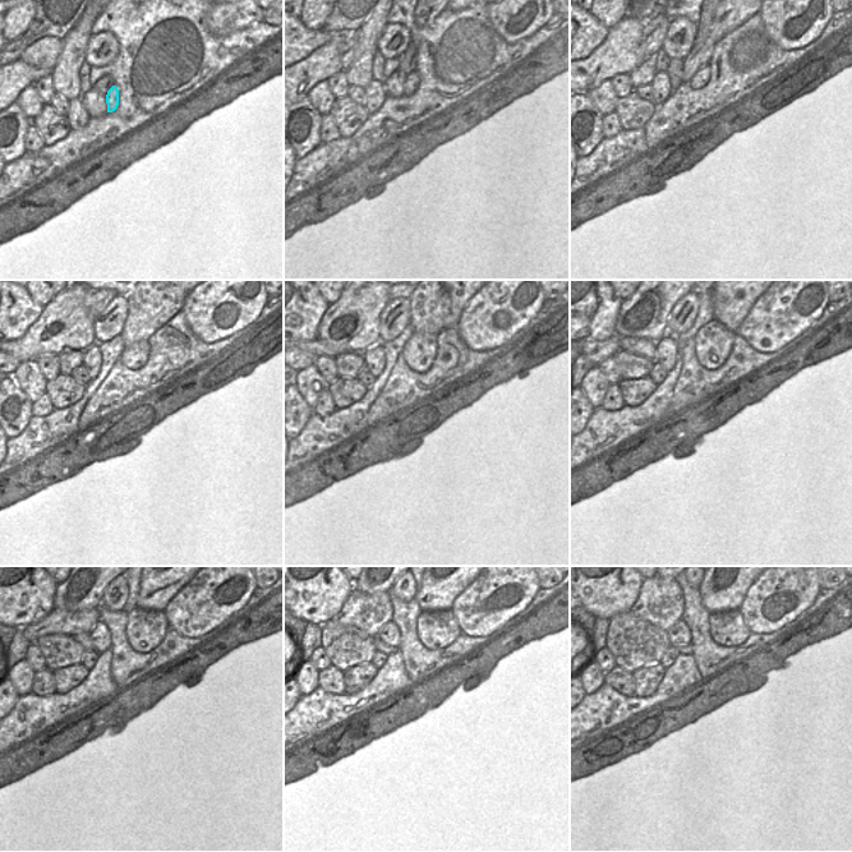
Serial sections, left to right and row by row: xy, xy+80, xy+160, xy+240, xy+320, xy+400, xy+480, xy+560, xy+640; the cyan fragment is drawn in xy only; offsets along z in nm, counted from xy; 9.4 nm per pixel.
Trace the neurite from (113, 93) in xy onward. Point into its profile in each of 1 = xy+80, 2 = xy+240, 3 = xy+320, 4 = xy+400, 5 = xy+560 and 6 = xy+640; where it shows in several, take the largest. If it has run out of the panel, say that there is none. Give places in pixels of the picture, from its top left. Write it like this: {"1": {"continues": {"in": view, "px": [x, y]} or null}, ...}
{"1": {"continues": {"in": "xy+80", "px": [411, 82]}}, "2": {"continues": {"in": "xy+240", "px": [133, 357]}}, "3": {"continues": {"in": "xy+320", "px": [419, 351]}}, "4": {"continues": {"in": "xy+400", "px": [713, 342]}}, "5": {"continues": {"in": "xy+560", "px": [436, 629]}}, "6": {"continues": {"in": "xy+640", "px": [727, 627]}}}

